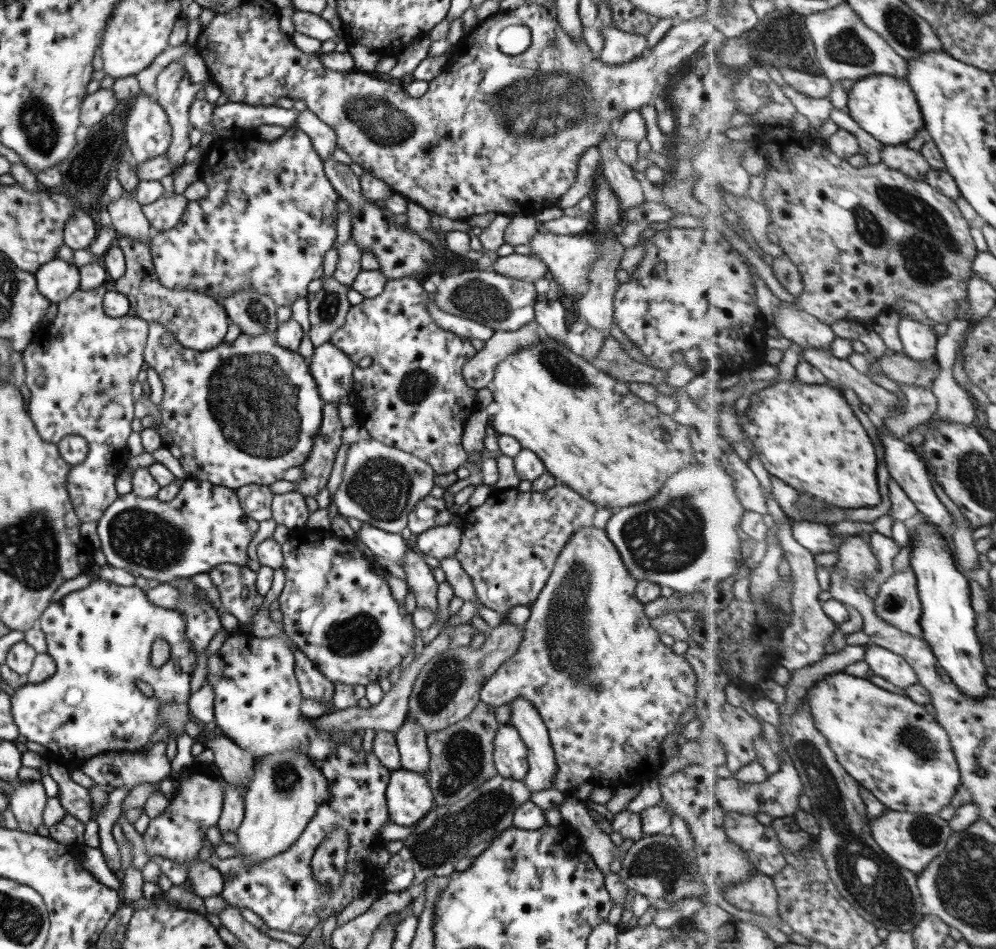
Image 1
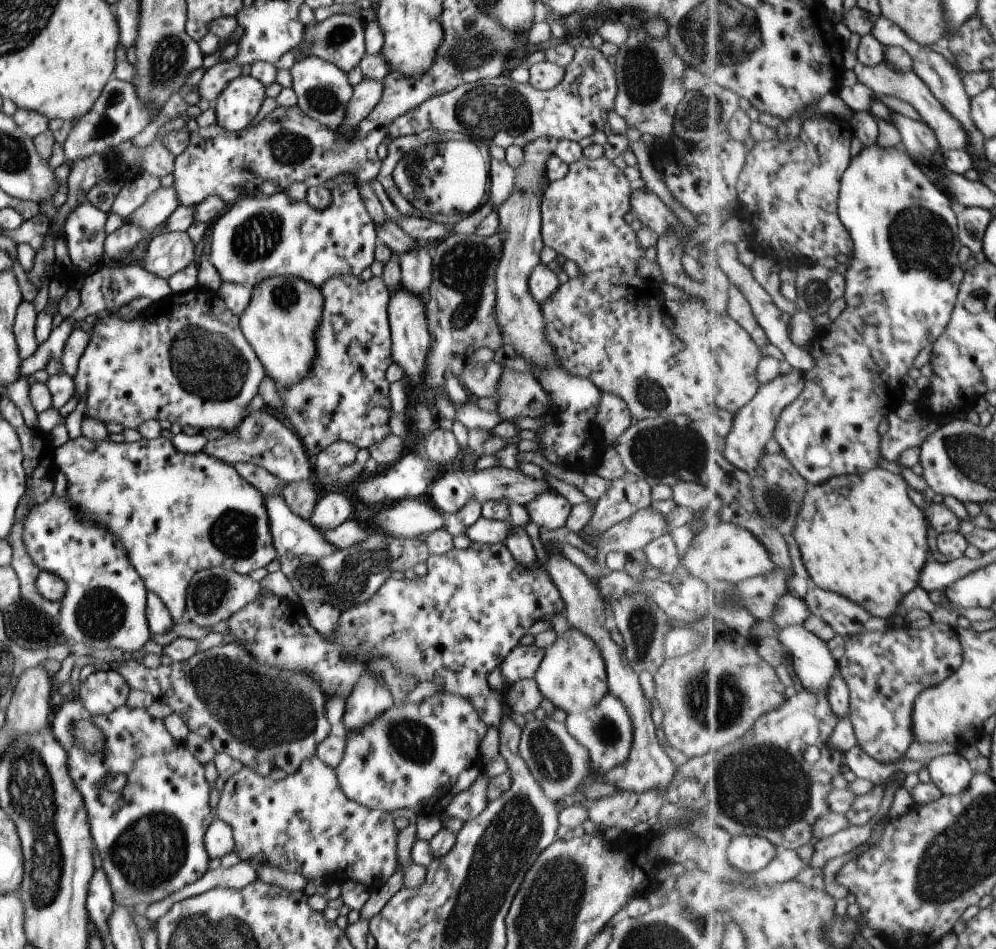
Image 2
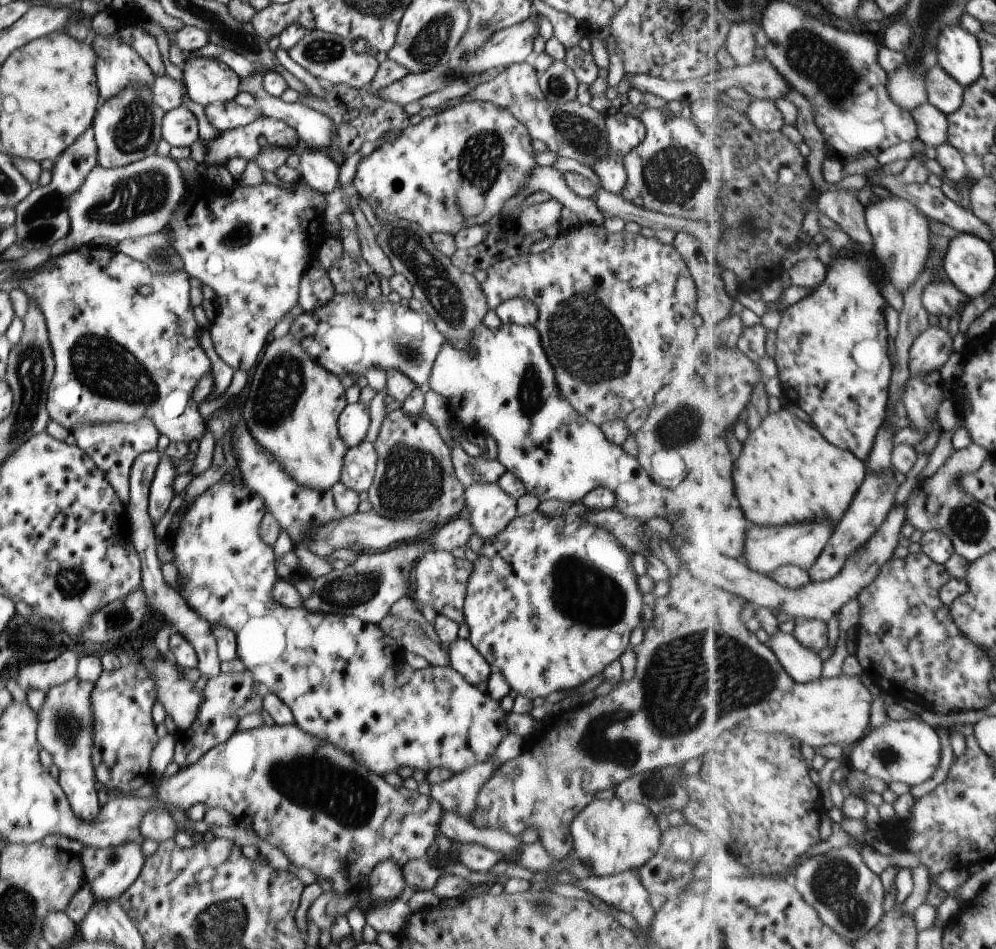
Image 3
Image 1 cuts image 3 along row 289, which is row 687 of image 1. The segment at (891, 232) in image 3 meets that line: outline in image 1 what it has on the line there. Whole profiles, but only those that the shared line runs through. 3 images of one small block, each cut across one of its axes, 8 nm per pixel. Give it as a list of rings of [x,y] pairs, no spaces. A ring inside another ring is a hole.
[[[870,642],[865,644],[865,649],[867,649],[865,660],[874,672],[897,688],[905,691],[909,686],[919,683],[917,671],[903,655],[895,654],[894,651],[887,650],[887,647]]]

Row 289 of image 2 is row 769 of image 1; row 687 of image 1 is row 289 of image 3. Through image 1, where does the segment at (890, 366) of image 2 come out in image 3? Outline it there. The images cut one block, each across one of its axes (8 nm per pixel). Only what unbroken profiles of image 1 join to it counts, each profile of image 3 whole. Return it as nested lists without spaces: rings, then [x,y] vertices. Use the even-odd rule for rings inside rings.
[[[840,250],[838,256],[830,261],[823,284],[813,288],[813,292],[795,306],[787,308],[785,312],[780,311],[781,320],[776,332],[774,360],[785,398],[790,404],[797,404],[806,411],[829,442],[843,450],[850,450],[866,463],[875,450],[875,438],[879,436],[879,430],[887,418],[894,373],[887,352],[889,332],[883,315],[887,302],[880,292],[883,281],[890,282],[875,252],[862,254]]]

